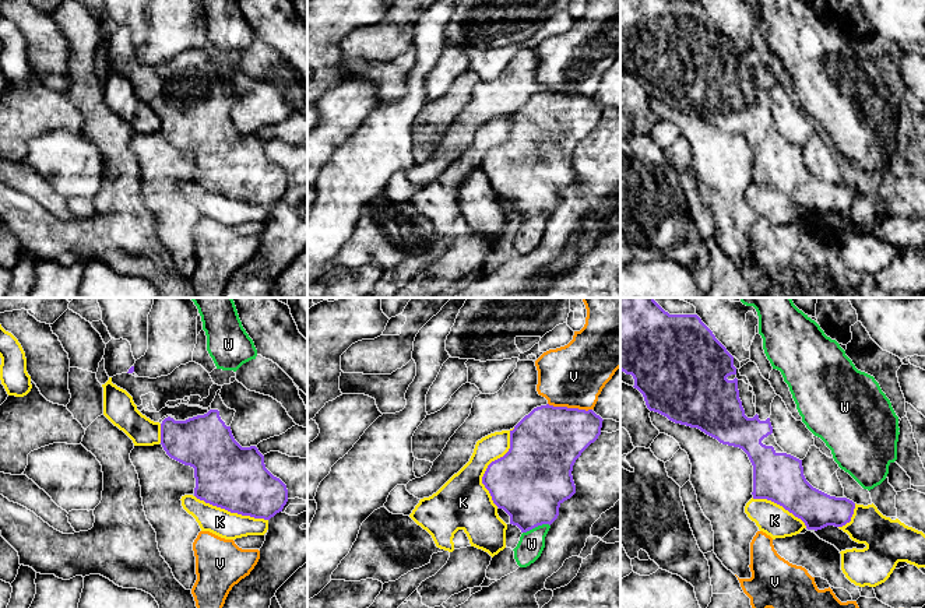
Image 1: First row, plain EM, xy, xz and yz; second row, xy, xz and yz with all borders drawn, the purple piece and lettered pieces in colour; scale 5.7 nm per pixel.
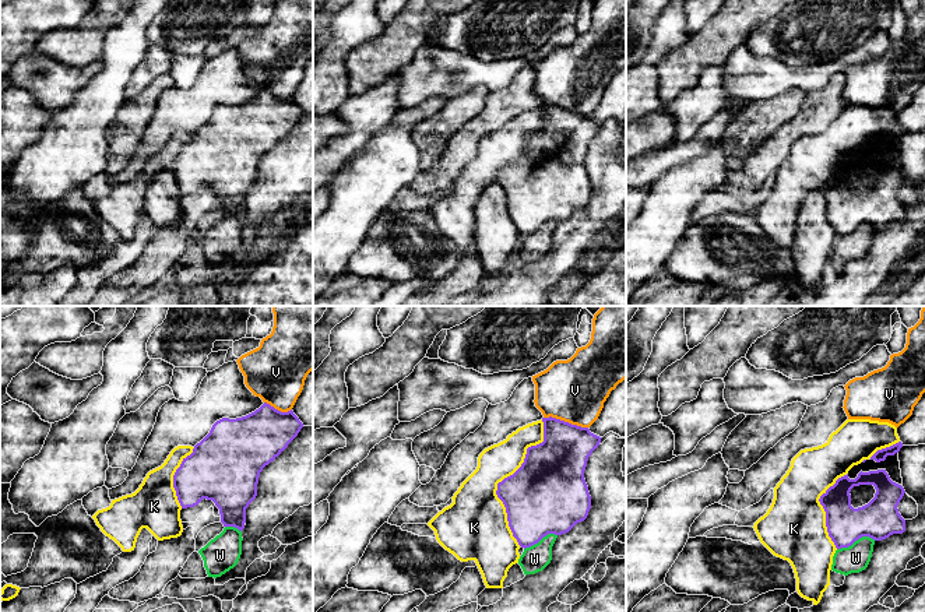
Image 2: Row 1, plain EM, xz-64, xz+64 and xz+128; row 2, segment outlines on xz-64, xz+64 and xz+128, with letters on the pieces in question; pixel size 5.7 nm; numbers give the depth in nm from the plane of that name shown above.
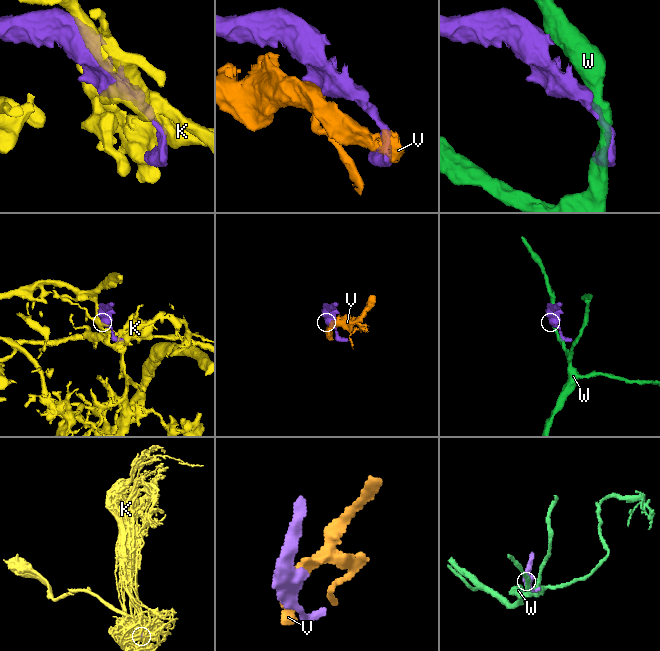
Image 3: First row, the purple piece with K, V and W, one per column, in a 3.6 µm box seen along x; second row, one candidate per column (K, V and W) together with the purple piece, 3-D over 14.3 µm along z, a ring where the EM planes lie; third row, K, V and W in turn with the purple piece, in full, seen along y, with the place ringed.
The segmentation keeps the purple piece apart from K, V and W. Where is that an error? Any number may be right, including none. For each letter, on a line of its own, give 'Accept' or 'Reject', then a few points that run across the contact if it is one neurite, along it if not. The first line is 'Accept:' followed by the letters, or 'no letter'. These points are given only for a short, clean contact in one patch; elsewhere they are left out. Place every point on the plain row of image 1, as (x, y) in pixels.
Accept: K
K: Accept
V: Reject
W: Reject

